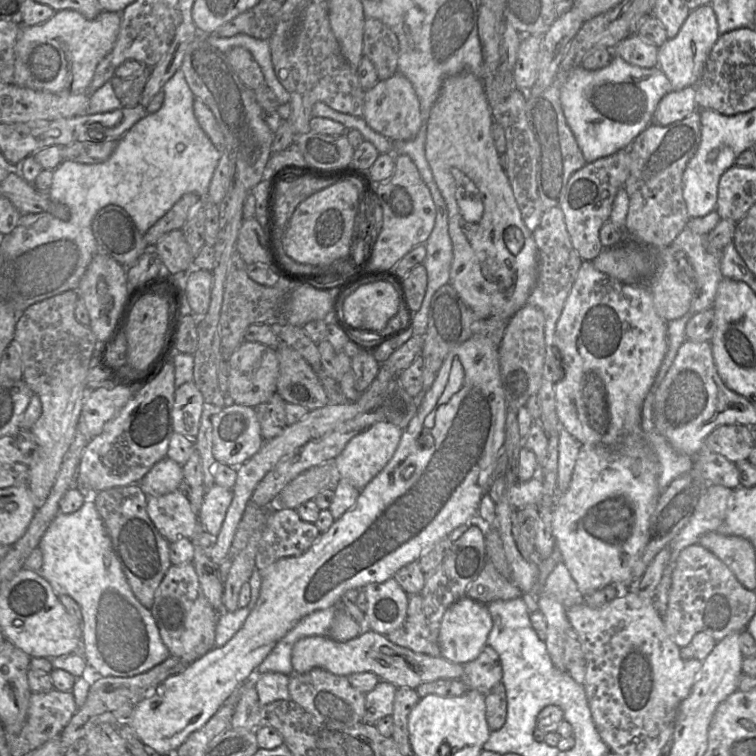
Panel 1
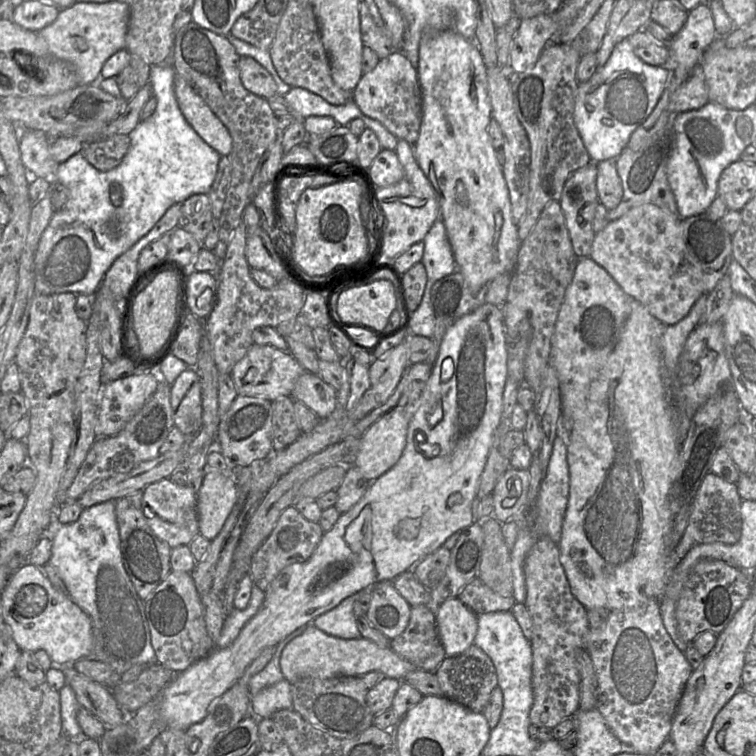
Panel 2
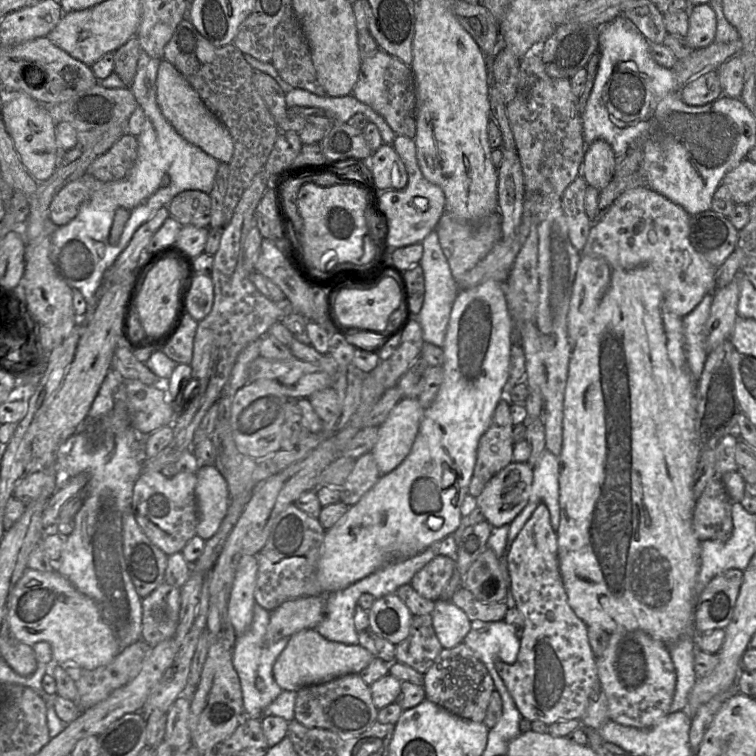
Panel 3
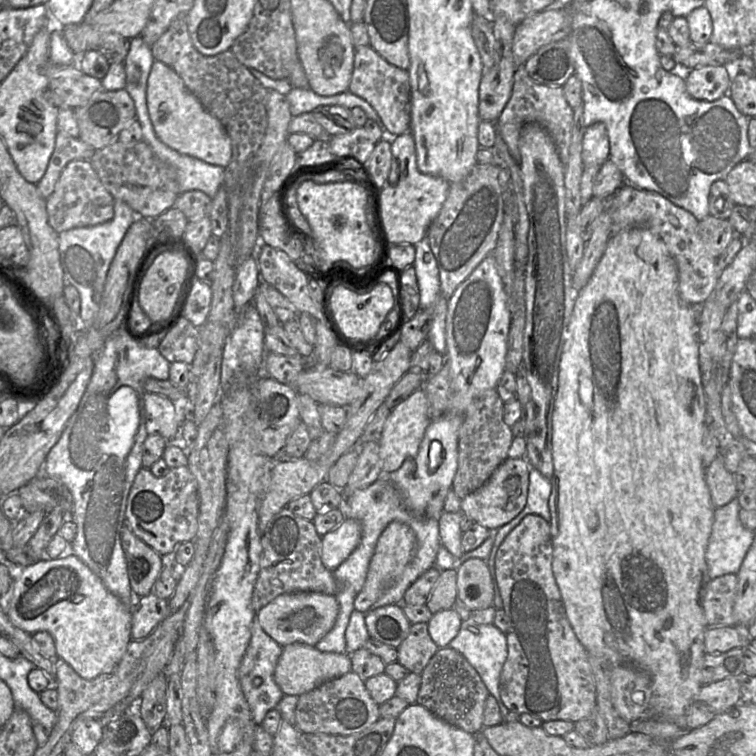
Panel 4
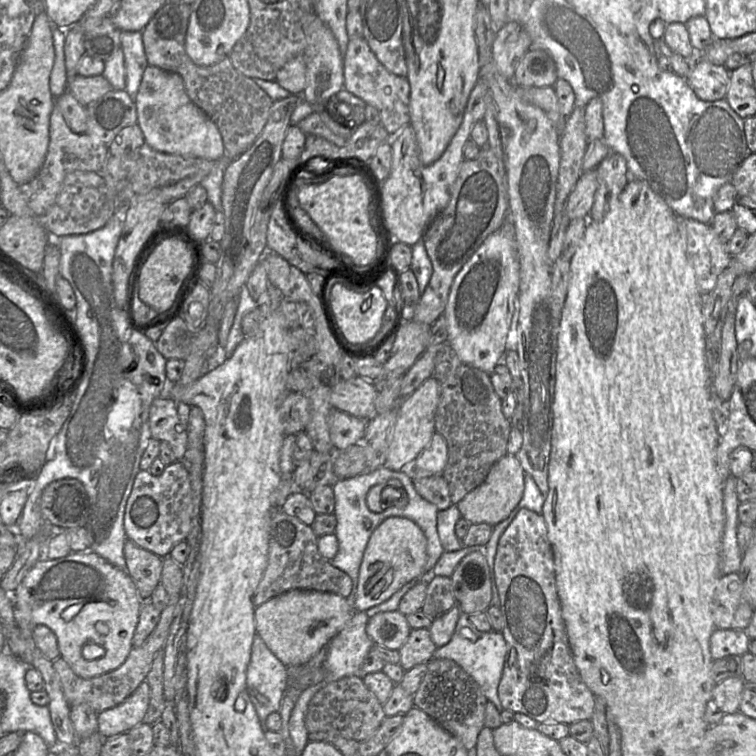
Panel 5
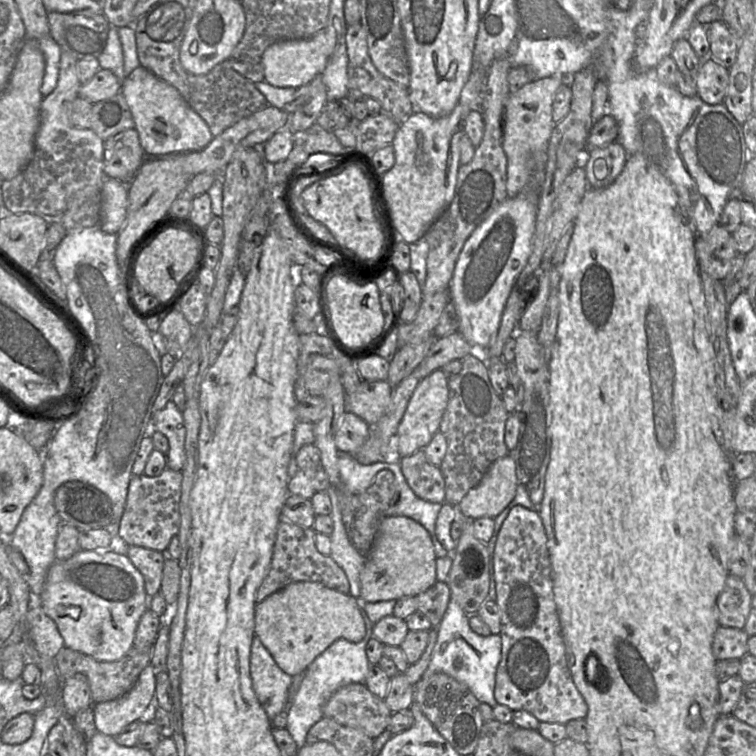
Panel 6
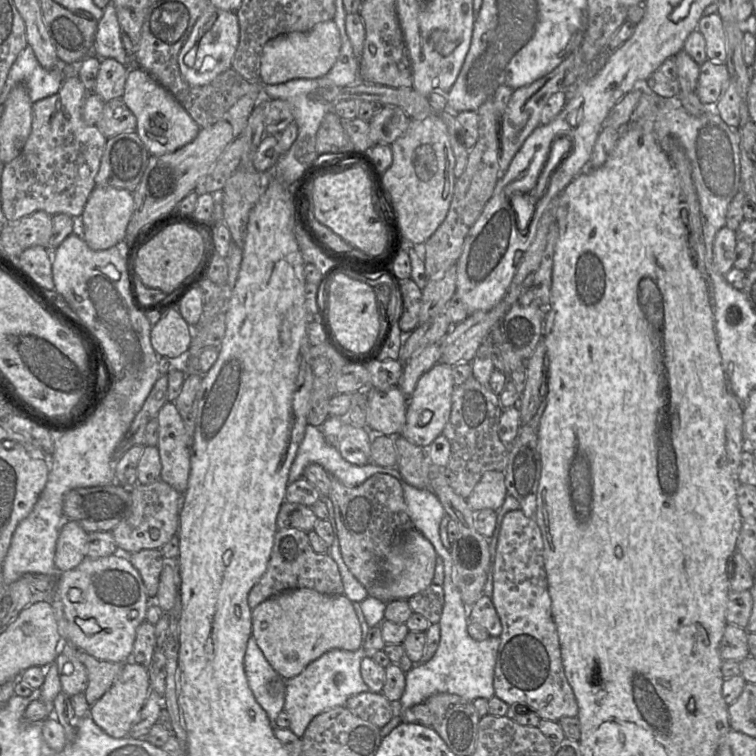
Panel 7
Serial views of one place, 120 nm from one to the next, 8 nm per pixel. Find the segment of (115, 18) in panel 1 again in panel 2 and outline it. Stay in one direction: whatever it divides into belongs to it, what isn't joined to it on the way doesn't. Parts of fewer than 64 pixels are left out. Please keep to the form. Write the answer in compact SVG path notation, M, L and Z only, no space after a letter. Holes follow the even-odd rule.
M76 2L60 10L55 21L37 33L53 56L75 66L78 85L91 85L100 77L104 63L124 49L129 18L130 4L127 2Z

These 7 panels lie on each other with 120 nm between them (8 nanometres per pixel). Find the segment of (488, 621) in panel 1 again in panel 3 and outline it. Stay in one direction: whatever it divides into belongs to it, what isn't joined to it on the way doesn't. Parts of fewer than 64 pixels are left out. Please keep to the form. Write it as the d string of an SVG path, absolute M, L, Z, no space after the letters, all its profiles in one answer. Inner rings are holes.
M438 598L431 616L434 631L443 648L453 648L463 643L471 621L462 609L451 600Z

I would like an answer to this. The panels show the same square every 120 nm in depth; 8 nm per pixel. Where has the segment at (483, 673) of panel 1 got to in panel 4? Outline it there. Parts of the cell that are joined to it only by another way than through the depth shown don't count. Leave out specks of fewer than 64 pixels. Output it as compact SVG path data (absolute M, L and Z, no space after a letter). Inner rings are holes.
M439 648L421 673L421 686L416 703L433 715L470 734L481 732L485 701L489 691L478 672L458 651Z

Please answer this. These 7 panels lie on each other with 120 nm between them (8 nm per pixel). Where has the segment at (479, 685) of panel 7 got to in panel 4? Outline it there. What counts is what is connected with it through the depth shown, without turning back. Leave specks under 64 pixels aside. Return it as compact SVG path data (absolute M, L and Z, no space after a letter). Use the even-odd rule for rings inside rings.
M468 619L461 622L457 636L451 640L448 647L461 653L478 672L489 694L497 700L500 713L505 721L505 717L510 710L502 702L499 691L499 681L504 662L508 655L506 634L493 624L478 624L472 619Z

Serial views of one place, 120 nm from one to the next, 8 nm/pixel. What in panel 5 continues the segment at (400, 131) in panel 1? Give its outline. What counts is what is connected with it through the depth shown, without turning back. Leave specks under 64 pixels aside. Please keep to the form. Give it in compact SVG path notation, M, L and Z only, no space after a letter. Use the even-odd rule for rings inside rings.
M352 37L343 56L344 89L362 99L366 104L374 106L381 119L381 124L389 135L397 135L400 130L410 124L410 85L406 77L397 76L388 71L377 59L364 37Z

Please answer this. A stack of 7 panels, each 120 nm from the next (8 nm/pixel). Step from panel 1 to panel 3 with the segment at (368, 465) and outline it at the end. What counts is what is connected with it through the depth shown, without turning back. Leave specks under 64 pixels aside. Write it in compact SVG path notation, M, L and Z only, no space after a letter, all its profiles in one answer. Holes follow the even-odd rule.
M403 397L378 426L377 440L371 453L381 474L387 474L398 467L410 453L417 436L424 408L417 398Z

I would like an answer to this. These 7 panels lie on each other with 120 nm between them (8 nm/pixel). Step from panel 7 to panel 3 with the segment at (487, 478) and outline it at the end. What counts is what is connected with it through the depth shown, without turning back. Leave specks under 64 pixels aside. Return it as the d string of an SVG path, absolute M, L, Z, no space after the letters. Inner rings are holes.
M511 462L496 473L476 497L485 521L492 527L510 524L526 506L532 481L533 468L528 462Z

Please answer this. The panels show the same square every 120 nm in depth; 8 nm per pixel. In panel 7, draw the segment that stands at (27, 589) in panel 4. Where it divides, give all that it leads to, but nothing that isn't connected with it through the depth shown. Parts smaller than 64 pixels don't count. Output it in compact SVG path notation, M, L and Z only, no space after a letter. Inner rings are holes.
M113 554L104 557L85 557L83 561L66 572L60 573L54 590L54 604L58 631L63 641L98 660L125 663L131 661L138 626L146 620L151 599L138 570L131 561Z

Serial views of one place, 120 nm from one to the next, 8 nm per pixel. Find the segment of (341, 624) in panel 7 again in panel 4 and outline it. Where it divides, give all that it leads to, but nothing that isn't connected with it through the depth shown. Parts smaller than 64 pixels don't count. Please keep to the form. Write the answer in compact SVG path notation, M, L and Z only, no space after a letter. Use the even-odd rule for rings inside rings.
M295 592L276 597L255 616L263 630L282 647L297 642L315 646L332 629L338 613L339 604L334 595Z

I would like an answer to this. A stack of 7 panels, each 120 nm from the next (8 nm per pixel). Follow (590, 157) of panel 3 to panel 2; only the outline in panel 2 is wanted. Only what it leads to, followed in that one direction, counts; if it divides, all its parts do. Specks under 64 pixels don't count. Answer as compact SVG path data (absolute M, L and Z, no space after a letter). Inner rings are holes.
M603 160L596 163L596 187L599 202L607 209L616 208L623 197L623 187L618 175L615 160Z

